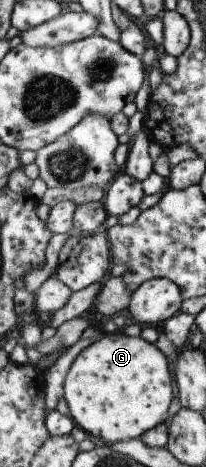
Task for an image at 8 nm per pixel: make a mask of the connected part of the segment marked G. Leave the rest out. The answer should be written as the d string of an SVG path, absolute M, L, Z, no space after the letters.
M104 333L90 345L82 349L73 359L62 383L62 398L65 400L68 415L75 426L86 436L107 446L138 438L143 432L160 424L166 418L171 403L169 386L169 365L165 356L139 336L130 337L119 333Z

